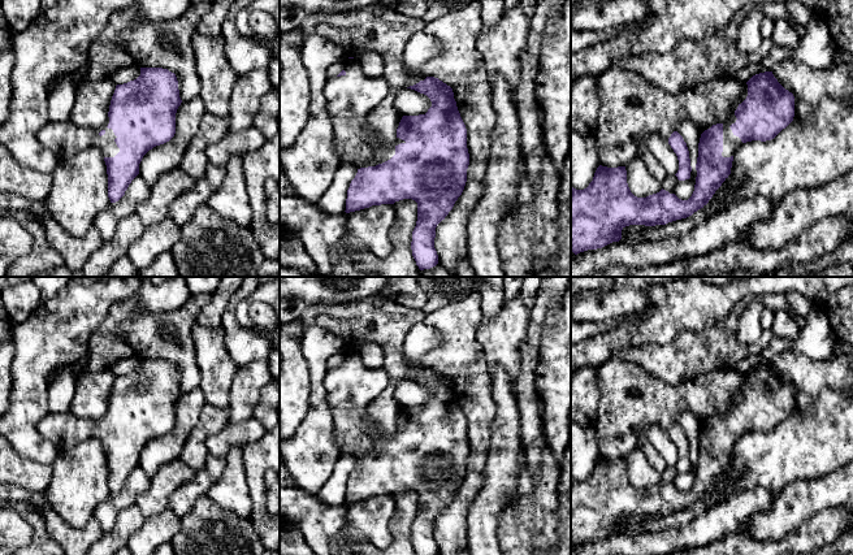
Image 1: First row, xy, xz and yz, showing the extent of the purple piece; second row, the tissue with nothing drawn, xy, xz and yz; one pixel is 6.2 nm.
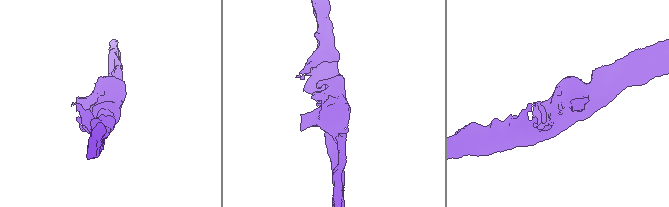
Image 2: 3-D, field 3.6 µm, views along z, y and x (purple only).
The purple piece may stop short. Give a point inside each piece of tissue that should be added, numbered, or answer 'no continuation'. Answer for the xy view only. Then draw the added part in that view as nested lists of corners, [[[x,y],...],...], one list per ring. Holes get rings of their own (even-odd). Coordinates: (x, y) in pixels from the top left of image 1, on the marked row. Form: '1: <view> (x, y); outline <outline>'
1: xy (64, 139); outline [[[109,117],[98,129],[78,126],[72,121],[49,121],[38,134],[42,146],[49,149],[59,160],[69,159],[88,147],[98,147],[104,157],[114,157],[120,148],[112,129],[108,129]]]

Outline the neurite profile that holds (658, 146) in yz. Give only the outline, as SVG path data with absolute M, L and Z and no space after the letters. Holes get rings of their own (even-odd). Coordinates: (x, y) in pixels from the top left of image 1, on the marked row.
M651 134L648 138L646 148L654 155L657 161L664 168L667 175L675 175L679 170L679 160L668 139Z

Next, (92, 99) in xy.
M109 77L94 82L83 81L78 83L69 121L88 129L103 126L108 118L116 86Z

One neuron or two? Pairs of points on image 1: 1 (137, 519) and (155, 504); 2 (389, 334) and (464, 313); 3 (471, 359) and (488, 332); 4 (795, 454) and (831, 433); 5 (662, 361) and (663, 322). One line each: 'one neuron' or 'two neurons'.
1: two neurons
2: two neurons
3: two neurons
4: one neuron
5: two neurons

